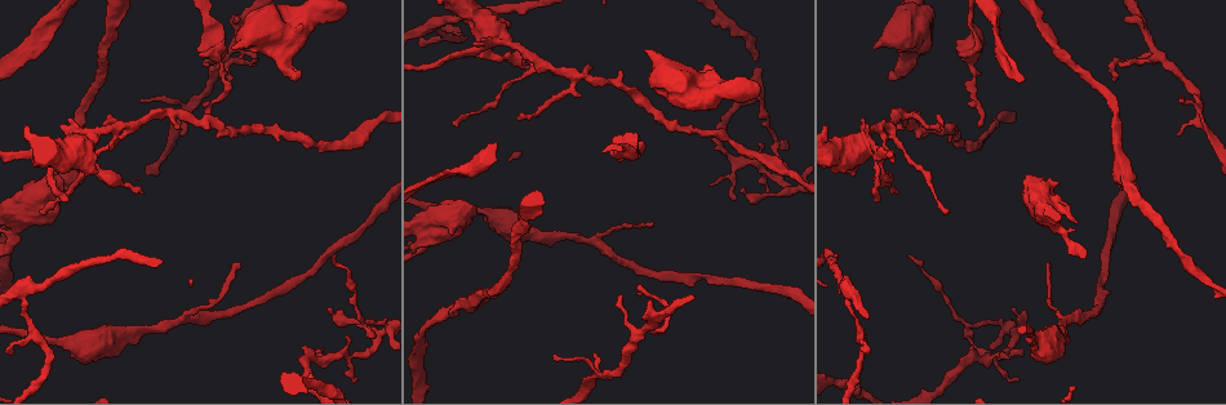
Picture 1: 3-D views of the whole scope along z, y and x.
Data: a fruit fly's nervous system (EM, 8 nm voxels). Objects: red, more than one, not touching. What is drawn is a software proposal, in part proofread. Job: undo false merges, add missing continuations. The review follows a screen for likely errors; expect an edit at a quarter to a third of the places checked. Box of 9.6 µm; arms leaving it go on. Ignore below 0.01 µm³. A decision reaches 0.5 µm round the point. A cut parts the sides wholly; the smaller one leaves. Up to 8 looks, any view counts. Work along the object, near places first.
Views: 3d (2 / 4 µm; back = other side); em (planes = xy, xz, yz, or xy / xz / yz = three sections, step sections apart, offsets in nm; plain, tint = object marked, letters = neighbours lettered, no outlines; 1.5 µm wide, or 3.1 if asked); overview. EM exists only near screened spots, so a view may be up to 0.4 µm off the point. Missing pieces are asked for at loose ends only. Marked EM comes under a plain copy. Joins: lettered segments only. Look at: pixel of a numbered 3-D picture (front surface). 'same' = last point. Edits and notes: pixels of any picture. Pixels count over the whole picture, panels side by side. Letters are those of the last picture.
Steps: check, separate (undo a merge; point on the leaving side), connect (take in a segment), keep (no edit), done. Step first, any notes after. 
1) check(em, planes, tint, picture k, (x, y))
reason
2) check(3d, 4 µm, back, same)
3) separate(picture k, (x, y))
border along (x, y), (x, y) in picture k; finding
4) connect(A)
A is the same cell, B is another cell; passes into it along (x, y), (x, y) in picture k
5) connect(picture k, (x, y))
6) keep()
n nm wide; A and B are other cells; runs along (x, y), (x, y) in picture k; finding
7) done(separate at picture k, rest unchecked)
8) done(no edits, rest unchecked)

check(em, xz, step 8, letters, picture 1, (473, 302))
thick turns thin

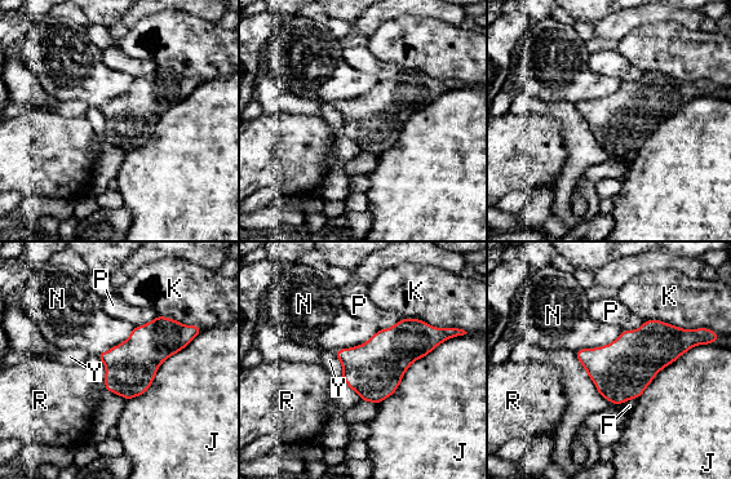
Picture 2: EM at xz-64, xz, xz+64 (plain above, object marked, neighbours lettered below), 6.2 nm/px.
check(em, planes, letters, same)

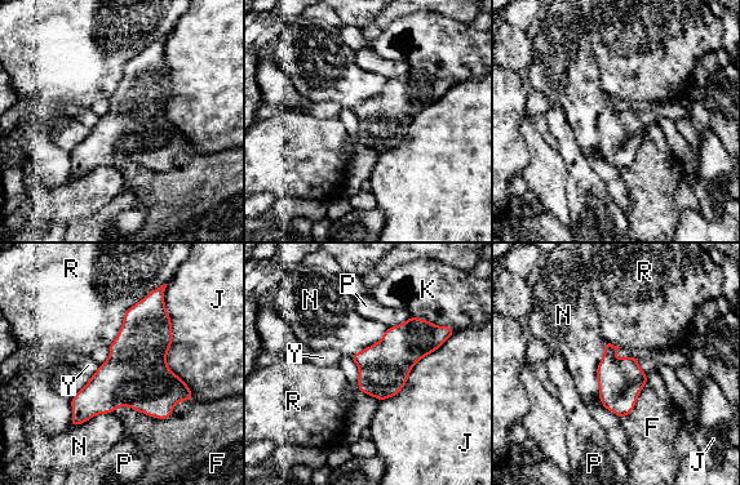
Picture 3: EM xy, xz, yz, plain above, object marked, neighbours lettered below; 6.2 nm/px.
keep()
320 nm wide; F, J, K, N, P, R and Y are other cells; border along (167, 283), (125, 311), (107, 346) in picture 3; one cell here

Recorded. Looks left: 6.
check(3d, 2 µm, picture 1, (301, 71))
branch stops here

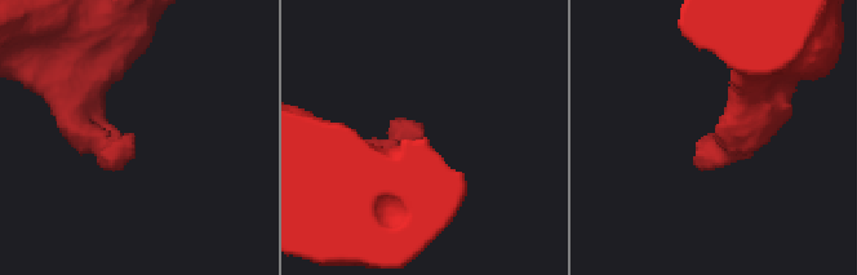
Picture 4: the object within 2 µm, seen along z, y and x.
check(em, planes, letters, picture 4, (133, 136))

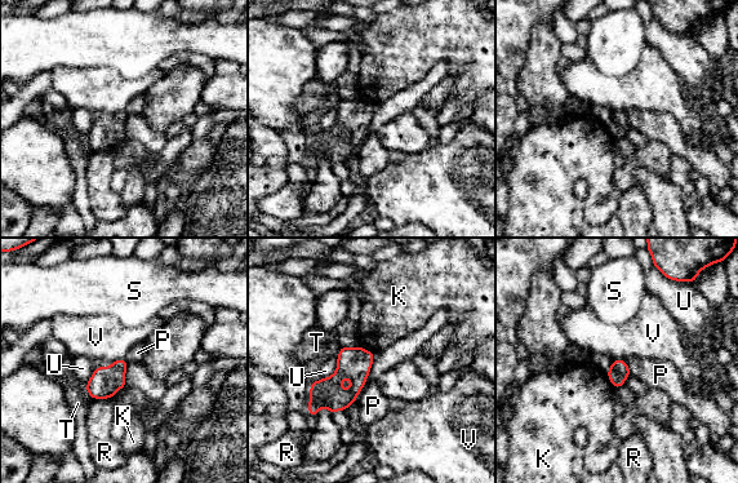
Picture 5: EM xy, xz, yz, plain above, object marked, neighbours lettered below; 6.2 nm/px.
keep()
K, P, R, S, T, U and V are other cells; border along (622, 358), (632, 373) in picture 5; no lettered segment goes on from it

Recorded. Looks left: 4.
check(em, yz, step 8, letters, picture 1, (234, 47))
thick end

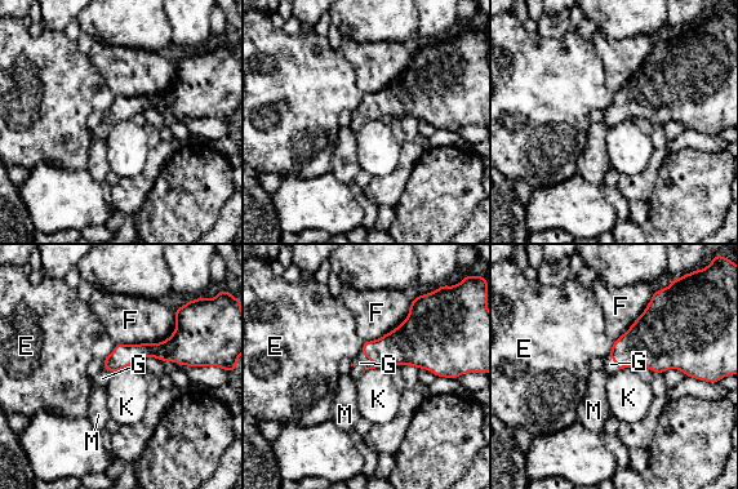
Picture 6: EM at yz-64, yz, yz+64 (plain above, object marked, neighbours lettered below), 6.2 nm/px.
connect(G)
G is the same cell, E, F, K and M are other cells; it goes on there

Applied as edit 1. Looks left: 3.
done(connect at picture 6, rest unchecked)

